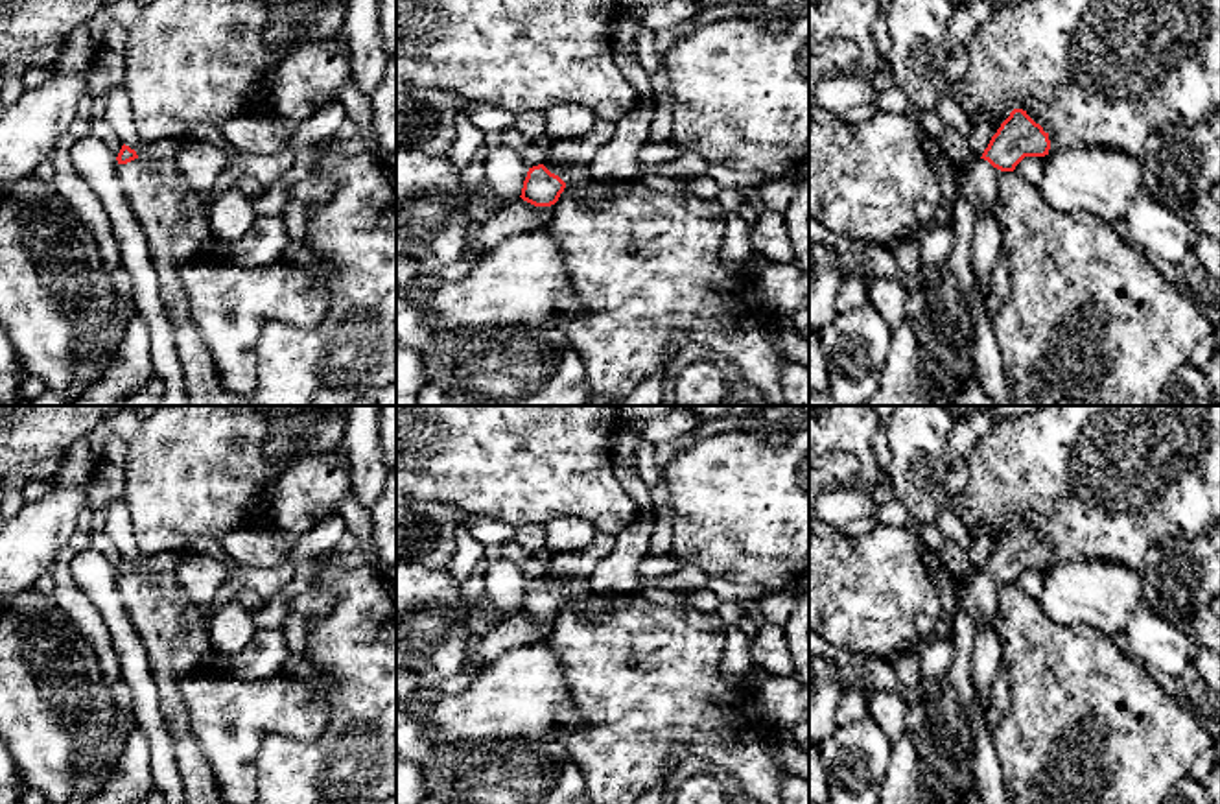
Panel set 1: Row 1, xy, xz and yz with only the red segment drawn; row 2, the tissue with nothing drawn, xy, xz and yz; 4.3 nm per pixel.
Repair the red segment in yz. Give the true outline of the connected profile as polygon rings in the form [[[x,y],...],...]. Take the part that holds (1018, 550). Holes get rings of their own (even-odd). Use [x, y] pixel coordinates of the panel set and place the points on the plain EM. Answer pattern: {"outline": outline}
{"outline": [[[1014,522],[991,550],[982,570],[960,581],[958,601],[973,618],[977,631],[993,627],[1001,585],[1014,585],[1025,570],[1045,570],[1049,562],[1049,546],[1026,524]]]}

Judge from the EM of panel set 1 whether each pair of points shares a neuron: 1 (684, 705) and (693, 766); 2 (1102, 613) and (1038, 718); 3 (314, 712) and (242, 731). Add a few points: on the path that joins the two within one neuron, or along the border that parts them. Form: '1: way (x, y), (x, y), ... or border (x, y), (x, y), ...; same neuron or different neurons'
1: border (688, 756), (699, 756), (721, 768); different neurons
2: border (1051, 618), (1062, 626), (1088, 624), (1112, 637); different neurons
3: way (295, 712), (260, 712); same neuron

